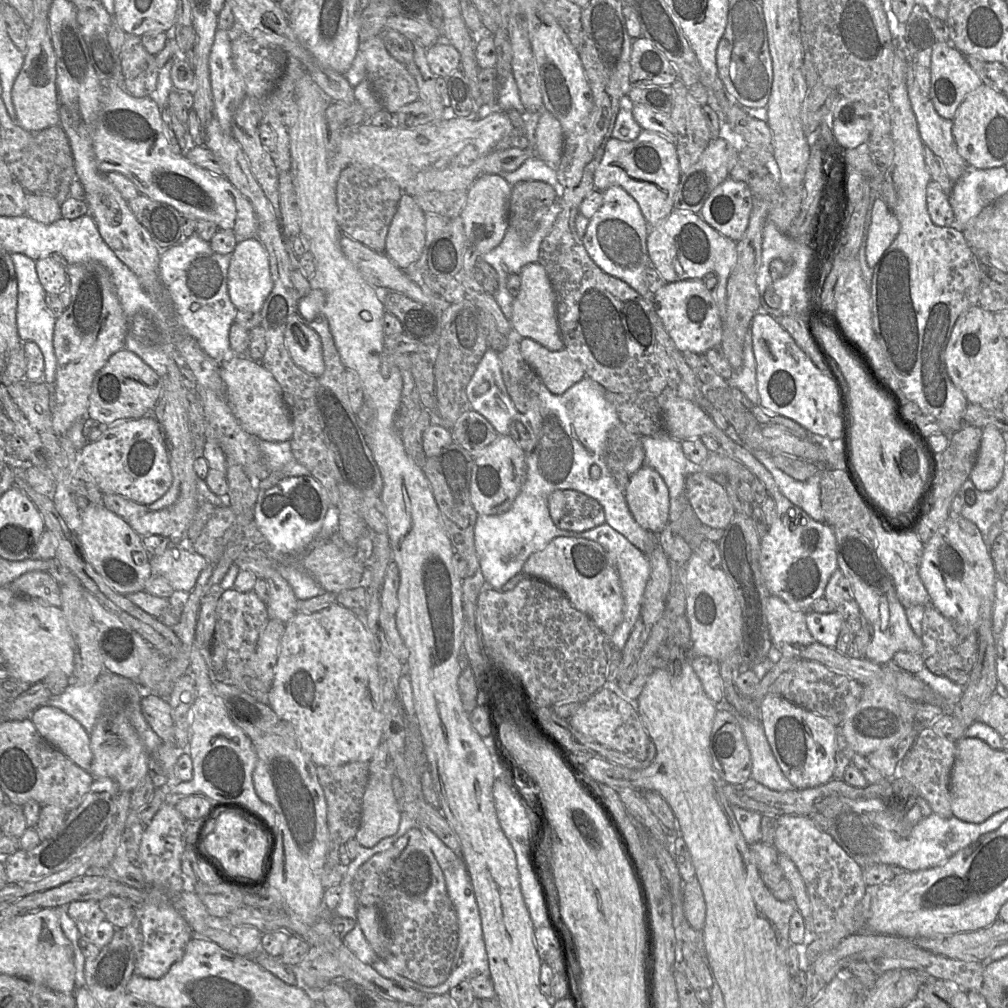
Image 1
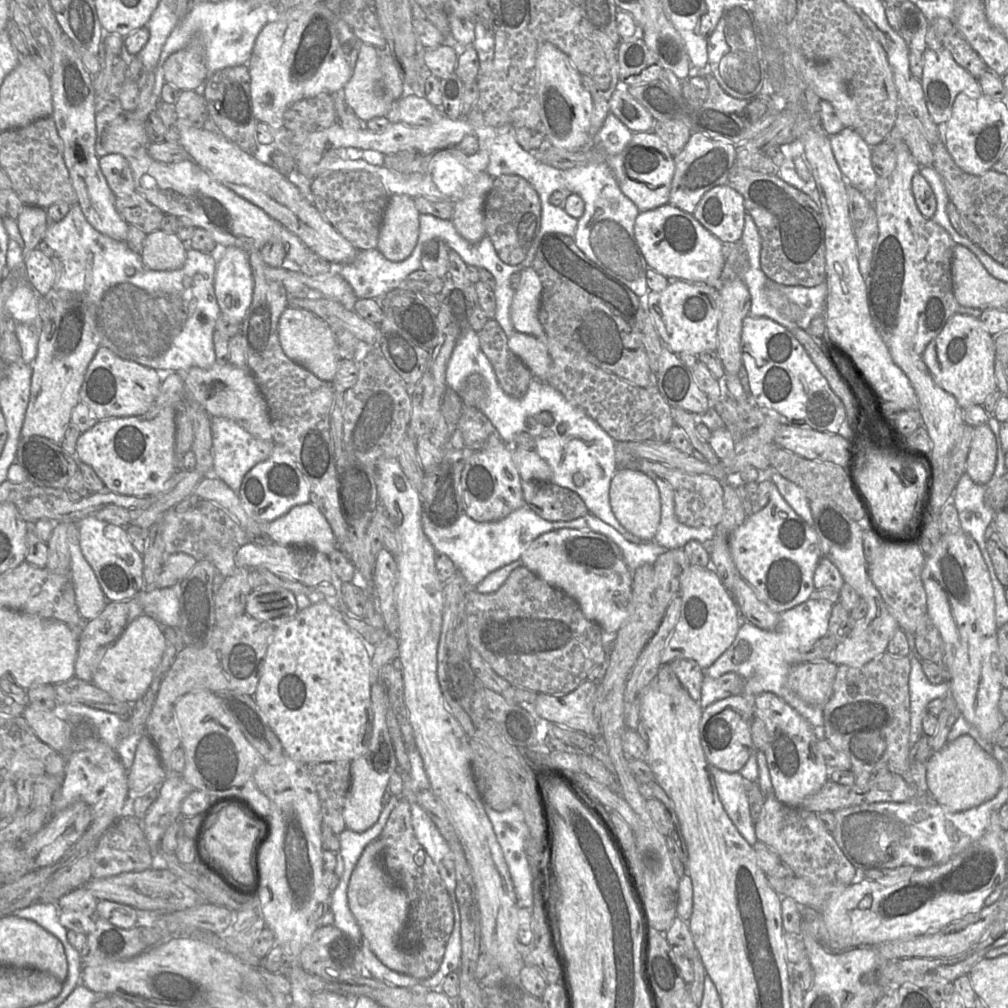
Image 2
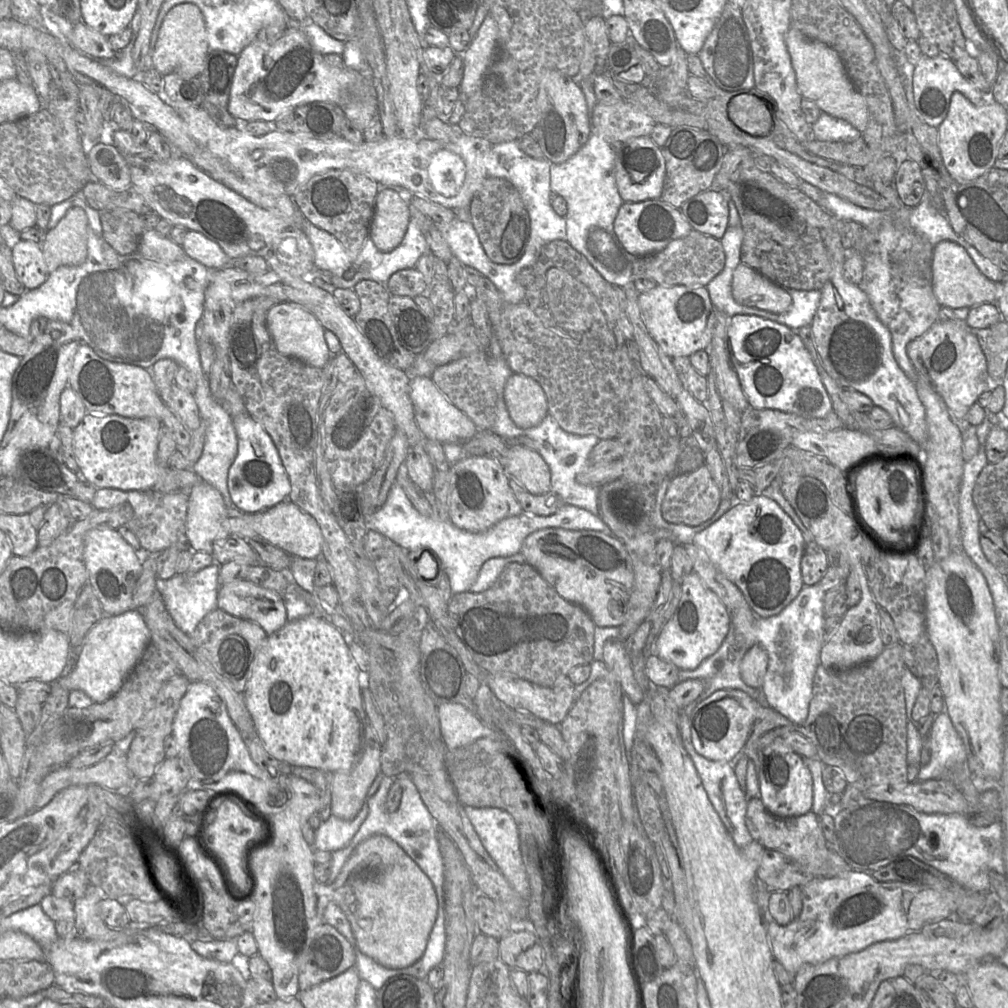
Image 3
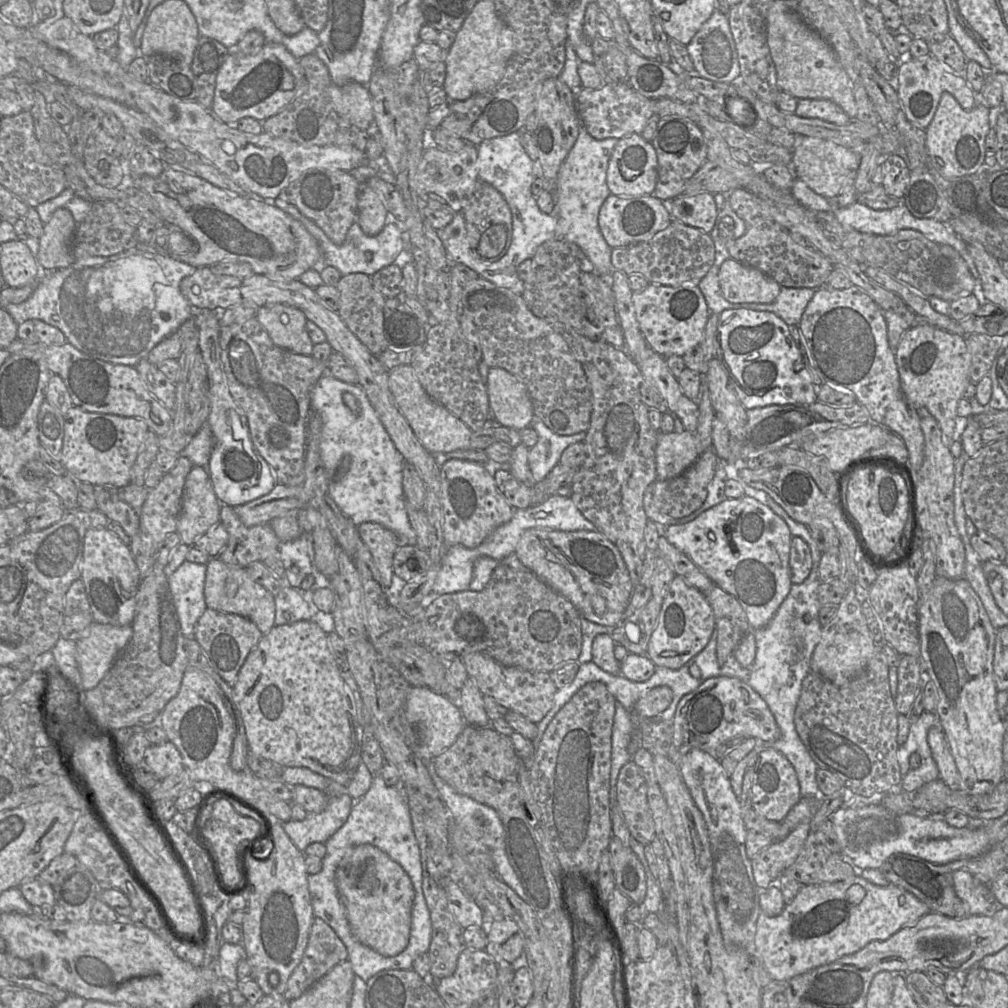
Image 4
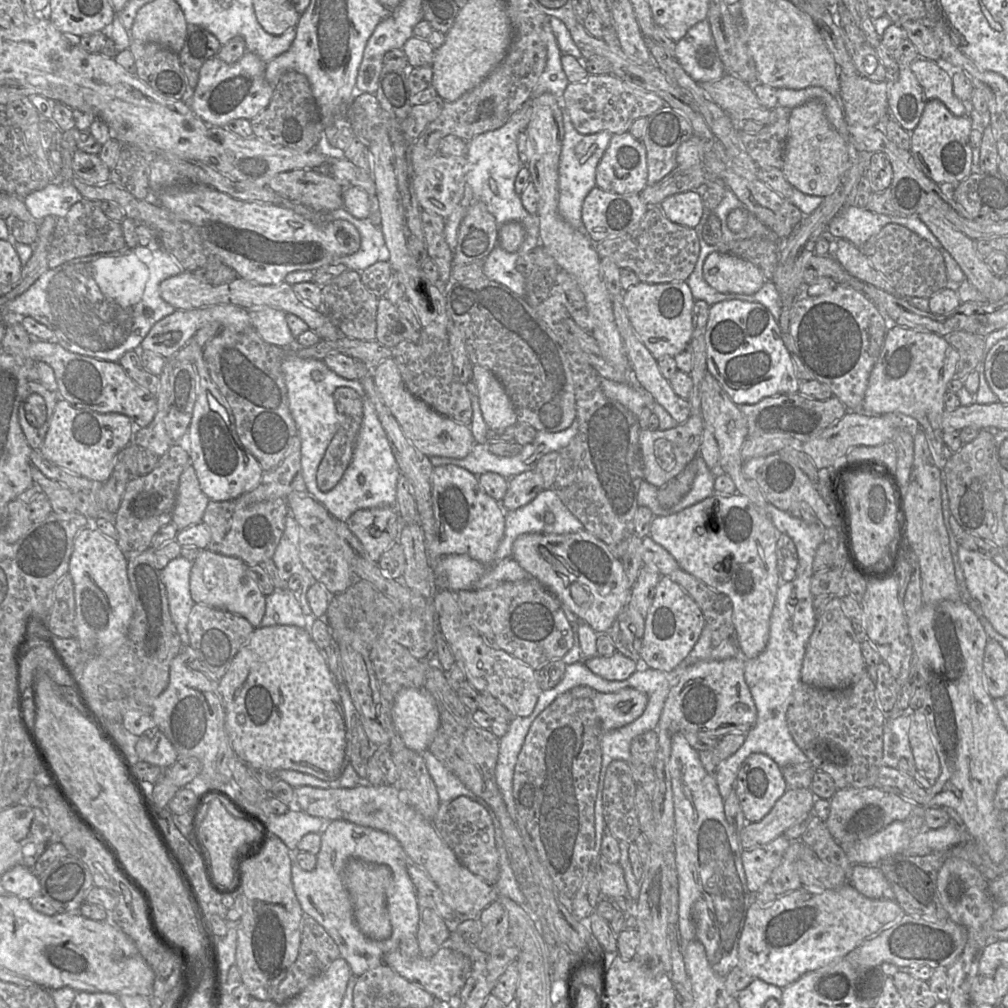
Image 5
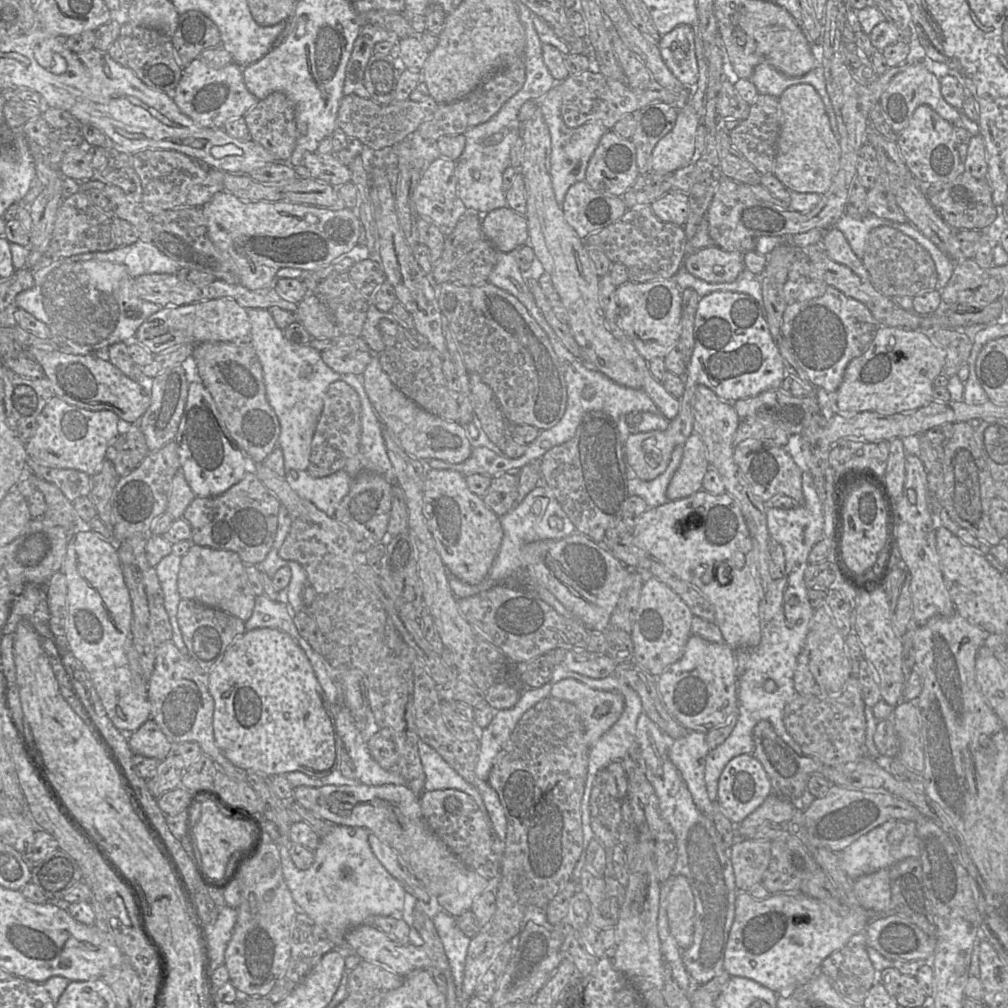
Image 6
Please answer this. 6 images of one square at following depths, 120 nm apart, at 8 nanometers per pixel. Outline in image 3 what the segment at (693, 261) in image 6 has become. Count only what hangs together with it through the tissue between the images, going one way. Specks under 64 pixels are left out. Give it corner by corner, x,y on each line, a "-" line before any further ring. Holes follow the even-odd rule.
743,263
734,270
732,295
740,305
776,314
785,313
792,304
787,289

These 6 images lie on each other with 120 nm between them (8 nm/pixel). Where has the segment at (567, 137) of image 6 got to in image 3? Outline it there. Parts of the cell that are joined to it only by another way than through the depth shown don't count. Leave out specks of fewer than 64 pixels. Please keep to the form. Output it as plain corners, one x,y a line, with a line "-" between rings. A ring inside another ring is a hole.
592,128
588,140
577,153
563,163
552,164
550,169
551,191
563,197
567,203
566,241
581,253
607,282
618,287
633,284
633,264
636,258
623,248
614,231
615,218
624,203
615,181
615,165
622,145
620,141
603,139

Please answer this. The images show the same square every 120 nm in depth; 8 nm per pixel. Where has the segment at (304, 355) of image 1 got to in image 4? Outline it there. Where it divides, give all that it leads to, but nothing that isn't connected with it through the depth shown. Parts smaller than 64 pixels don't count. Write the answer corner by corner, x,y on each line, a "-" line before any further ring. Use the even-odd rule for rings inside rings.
283,304
267,305
256,310
255,318
276,346
312,355
314,343
306,329
307,318
300,309

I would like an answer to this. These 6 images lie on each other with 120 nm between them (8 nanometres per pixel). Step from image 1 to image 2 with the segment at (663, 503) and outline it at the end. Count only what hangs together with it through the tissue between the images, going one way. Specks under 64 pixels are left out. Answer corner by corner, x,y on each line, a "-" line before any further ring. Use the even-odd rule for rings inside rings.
619,468
610,483
609,501
619,523
643,542
654,540
661,519
661,500
654,478
635,469

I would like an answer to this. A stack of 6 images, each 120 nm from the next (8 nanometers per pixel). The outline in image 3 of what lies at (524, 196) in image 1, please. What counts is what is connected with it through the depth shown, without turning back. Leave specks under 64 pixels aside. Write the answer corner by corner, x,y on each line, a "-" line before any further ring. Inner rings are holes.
486,178
468,207
472,223
488,258
501,265
519,261
529,241
530,216
517,188
502,178

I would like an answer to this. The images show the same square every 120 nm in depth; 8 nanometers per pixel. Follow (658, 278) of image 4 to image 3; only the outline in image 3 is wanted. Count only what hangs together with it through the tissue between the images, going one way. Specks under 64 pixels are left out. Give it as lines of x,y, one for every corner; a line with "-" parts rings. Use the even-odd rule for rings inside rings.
692,230
684,238
673,240
662,251
636,257
633,264
635,276
645,275
662,286
704,286
713,280
725,266
725,252
720,240

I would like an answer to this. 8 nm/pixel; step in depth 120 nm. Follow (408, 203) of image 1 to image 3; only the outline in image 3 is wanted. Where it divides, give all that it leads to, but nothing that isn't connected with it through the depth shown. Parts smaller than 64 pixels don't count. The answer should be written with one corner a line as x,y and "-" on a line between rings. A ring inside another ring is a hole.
381,187
370,224
369,238
382,252
391,252
402,242
411,219
410,194

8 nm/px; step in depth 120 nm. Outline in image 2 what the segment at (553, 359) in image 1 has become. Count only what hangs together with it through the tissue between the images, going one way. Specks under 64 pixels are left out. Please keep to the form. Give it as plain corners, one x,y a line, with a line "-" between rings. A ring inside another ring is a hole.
516,331
508,337
508,346
538,380
545,381
551,368
551,357
543,341

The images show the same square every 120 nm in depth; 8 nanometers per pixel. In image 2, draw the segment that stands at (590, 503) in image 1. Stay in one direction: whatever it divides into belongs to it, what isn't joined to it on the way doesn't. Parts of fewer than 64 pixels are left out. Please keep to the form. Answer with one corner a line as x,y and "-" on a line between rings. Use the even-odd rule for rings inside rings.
522,481
521,487
525,505
546,521
571,521
589,514
578,494
553,482

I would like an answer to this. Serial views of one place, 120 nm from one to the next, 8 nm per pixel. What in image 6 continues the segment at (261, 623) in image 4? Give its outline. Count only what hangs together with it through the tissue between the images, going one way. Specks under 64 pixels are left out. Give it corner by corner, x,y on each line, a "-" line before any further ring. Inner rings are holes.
193,544
181,558
177,584
181,598
221,609
244,622
253,613
256,595
248,581
245,564
236,552

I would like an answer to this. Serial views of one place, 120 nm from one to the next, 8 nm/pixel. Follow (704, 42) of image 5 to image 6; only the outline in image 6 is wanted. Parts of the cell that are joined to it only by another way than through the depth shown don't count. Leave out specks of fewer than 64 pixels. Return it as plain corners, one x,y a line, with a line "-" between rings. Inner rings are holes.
680,25
658,41
661,56
675,77
686,87
694,87
699,78
694,29

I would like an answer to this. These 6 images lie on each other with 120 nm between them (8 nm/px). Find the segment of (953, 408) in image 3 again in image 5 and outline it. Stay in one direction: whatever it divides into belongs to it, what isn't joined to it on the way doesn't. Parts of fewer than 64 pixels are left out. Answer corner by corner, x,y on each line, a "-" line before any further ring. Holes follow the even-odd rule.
891,322
888,325
882,351
868,380
861,412
874,415
903,414
915,419
925,433
934,464
942,470
946,463
942,429
942,416
946,411
944,395
948,391
949,382
955,377
959,354
943,336
930,331
915,331

